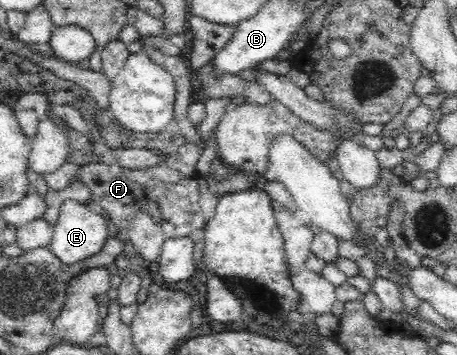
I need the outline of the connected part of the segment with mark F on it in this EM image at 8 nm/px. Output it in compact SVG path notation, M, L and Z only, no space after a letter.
M222 97L205 100L206 116L200 124L194 125L201 140L197 144L188 141L180 147L171 146L164 151L161 162L151 168L129 170L116 164L108 165L100 164L100 162L76 167L66 162L55 172L46 174L45 182L49 190L58 192L64 190L64 187L70 183L81 180L84 185L88 185L92 201L100 205L110 218L116 218L116 227L123 237L131 227L133 217L138 212L146 212L163 230L166 238L186 238L204 226L198 184L200 175L196 171L196 162L207 146L209 134L214 132L229 99L229 97Z

